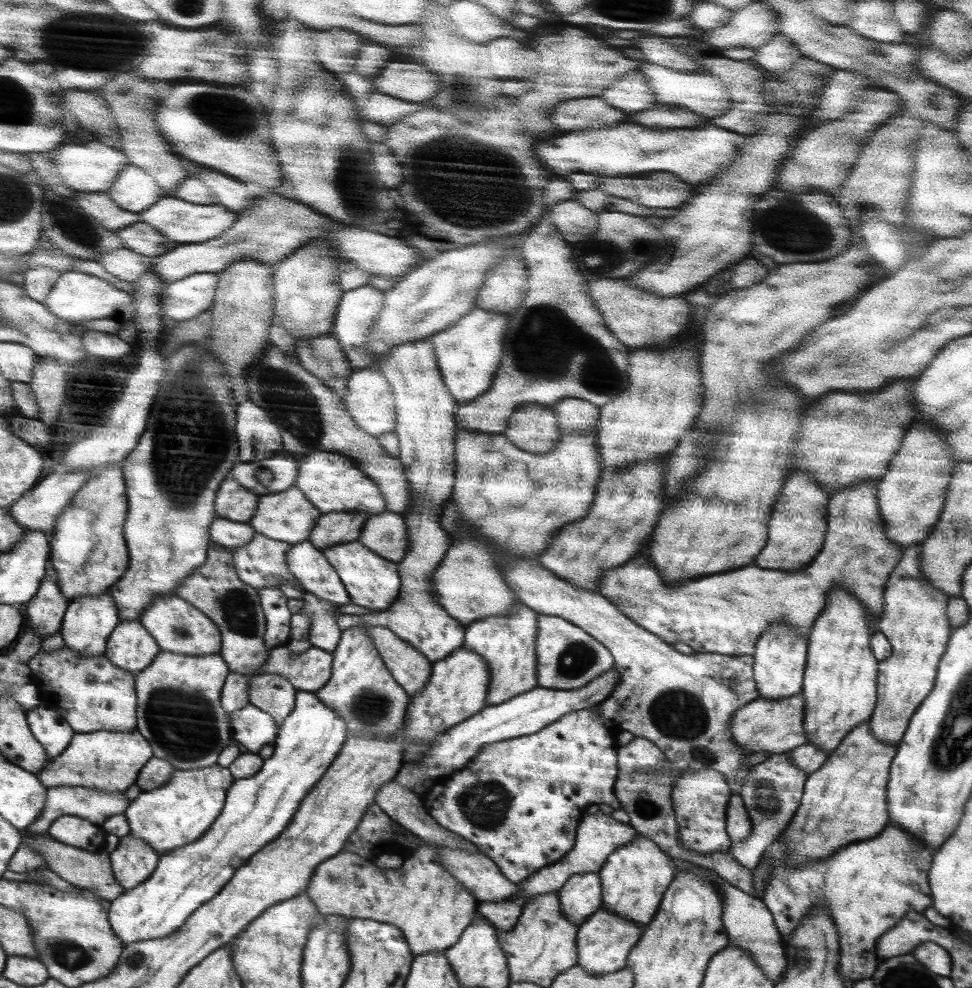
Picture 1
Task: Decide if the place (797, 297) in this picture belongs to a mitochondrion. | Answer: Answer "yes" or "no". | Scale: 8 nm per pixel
no

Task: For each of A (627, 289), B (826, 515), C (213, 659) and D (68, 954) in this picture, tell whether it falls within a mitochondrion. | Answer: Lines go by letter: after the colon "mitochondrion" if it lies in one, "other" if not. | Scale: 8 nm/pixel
A: other
B: other
C: other
D: mitochondrion

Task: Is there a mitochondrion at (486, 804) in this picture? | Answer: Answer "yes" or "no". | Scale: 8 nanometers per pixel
yes

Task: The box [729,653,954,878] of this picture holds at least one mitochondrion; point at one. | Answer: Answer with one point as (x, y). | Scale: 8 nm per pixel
(765, 795)

